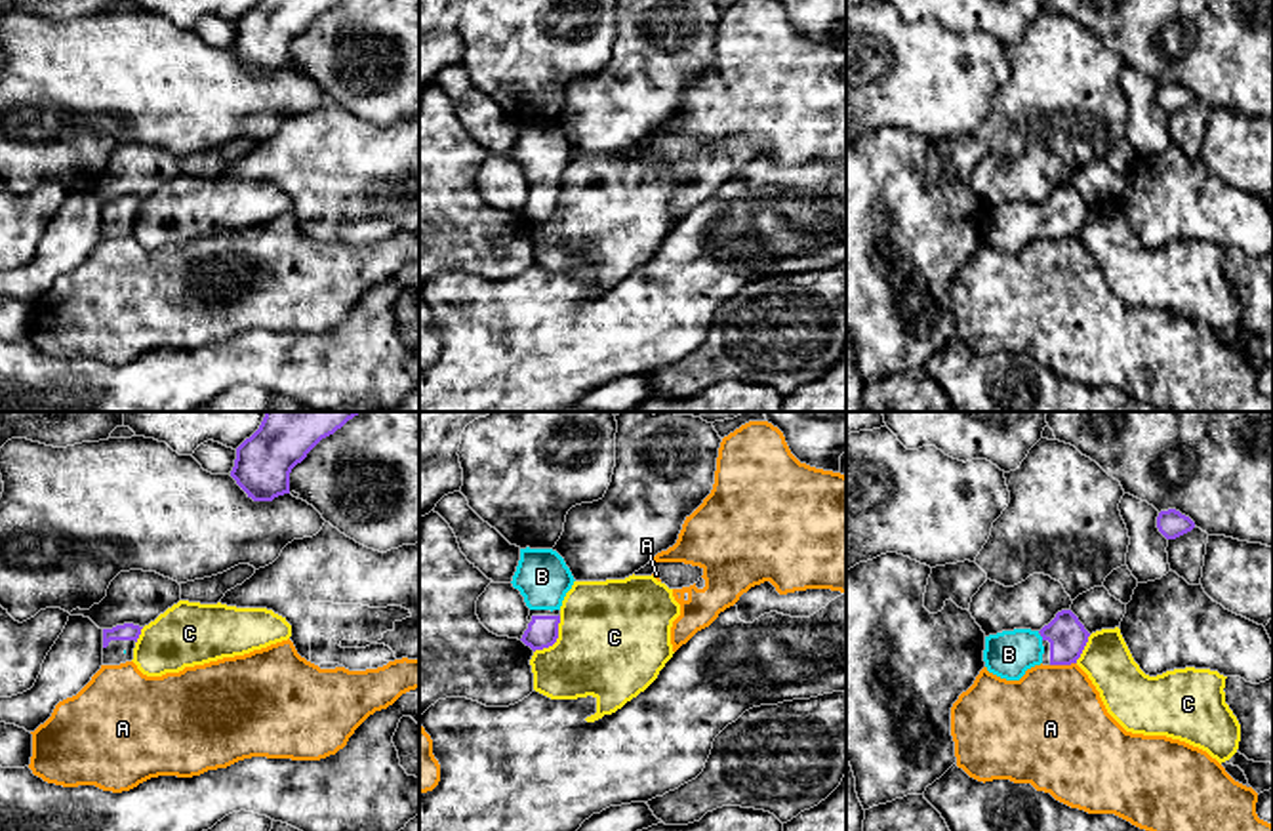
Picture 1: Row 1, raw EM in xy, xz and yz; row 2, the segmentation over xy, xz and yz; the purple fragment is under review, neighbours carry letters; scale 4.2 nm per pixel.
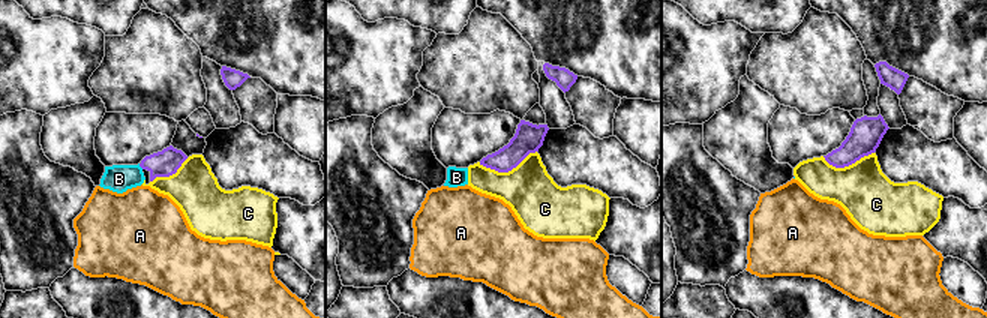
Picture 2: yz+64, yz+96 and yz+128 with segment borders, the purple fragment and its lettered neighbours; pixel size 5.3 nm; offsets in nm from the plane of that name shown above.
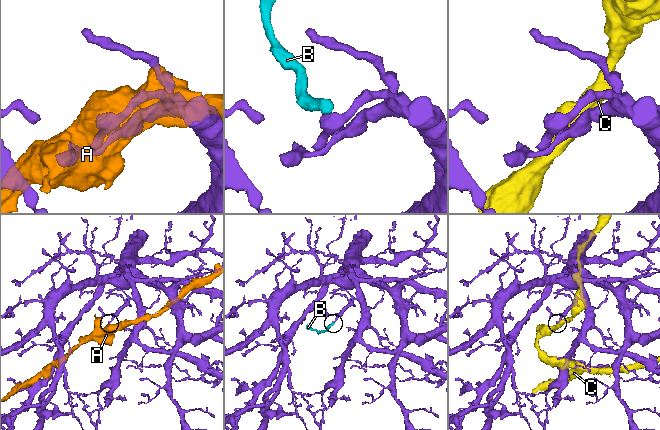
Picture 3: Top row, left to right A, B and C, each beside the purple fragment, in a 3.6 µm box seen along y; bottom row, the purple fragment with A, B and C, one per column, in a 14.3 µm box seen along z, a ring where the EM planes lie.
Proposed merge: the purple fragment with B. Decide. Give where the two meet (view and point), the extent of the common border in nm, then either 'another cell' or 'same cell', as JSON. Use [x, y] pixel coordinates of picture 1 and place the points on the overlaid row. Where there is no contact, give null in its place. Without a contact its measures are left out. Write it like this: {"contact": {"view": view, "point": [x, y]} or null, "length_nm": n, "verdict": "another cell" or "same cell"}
{"contact": {"view": "yz", "point": [1041, 635]}, "length_nm": 30, "verdict": "same cell"}

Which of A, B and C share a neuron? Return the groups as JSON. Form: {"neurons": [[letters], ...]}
{"neurons": [["A"], ["B"], ["C"]]}

